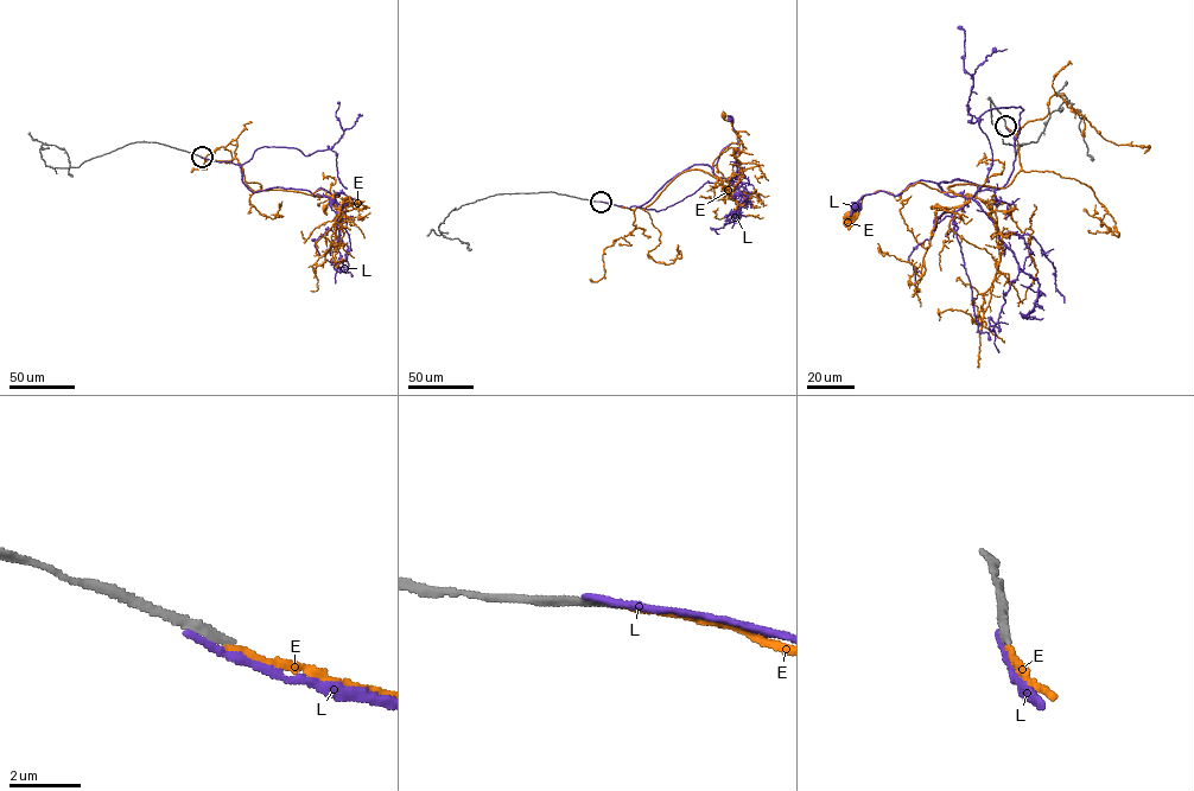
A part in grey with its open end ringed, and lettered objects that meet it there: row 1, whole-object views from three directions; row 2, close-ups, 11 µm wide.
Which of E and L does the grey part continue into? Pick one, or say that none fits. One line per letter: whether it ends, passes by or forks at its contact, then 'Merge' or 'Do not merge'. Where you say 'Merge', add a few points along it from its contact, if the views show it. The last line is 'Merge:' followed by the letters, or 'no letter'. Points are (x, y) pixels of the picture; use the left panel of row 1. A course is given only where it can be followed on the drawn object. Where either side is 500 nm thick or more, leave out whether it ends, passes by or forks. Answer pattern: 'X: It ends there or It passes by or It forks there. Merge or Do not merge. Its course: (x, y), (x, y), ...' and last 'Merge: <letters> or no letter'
E: It ends there. Merge. Its course: (202, 157), (235, 158), (255, 192), (329, 196), (338, 212), (336, 225), (343, 199), (334, 193), (324, 208)
L: It ends there. Do not merge
Merge: E

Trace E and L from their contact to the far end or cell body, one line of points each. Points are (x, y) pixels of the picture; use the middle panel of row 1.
E: (601, 202), (643, 210), (675, 177), (693, 170), (729, 182), (738, 160), (732, 154), (742, 142), (723, 115)
L: (599, 202), (641, 206), (679, 173), (694, 165), (712, 167), (723, 148), (737, 144), (729, 117)

